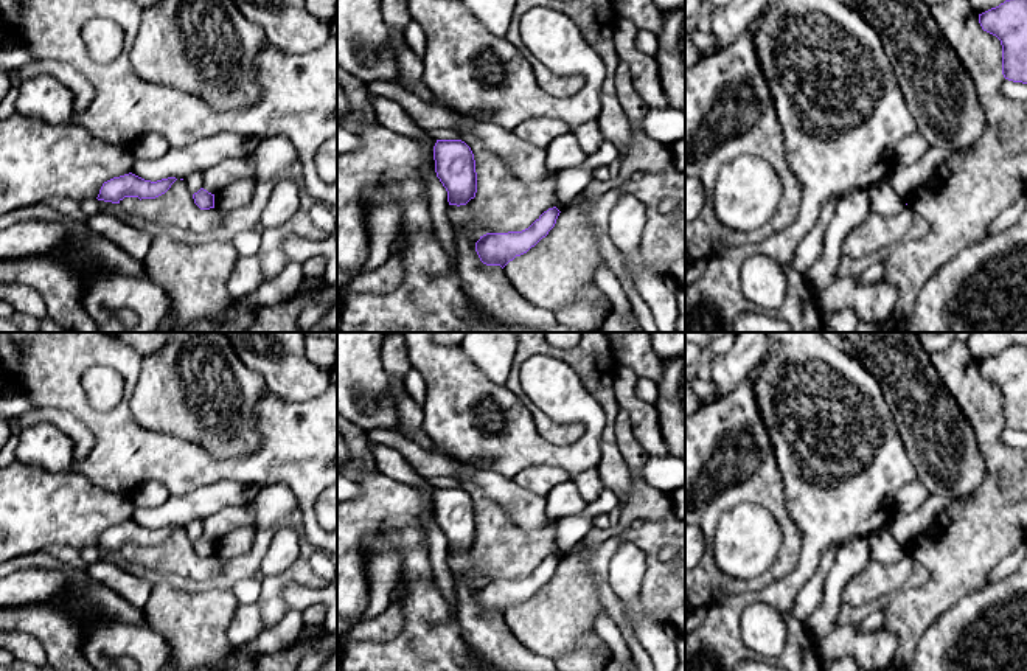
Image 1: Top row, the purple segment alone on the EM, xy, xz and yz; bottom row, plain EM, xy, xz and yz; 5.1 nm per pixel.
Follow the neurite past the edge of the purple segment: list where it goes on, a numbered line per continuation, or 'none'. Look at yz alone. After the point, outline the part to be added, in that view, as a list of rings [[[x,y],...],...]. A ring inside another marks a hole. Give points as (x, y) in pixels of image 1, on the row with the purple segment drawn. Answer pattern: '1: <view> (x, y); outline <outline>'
none

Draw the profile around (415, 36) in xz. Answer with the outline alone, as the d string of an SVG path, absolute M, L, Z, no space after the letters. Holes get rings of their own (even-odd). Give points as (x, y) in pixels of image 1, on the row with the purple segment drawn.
M412 20L406 28L404 37L409 47L412 48L412 51L420 59L423 59L426 54L426 33L423 26L418 22Z

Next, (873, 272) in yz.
M883 259L870 266L867 270L864 270L861 275L858 275L858 283L859 284L870 284L873 281L881 280L884 272L884 262Z

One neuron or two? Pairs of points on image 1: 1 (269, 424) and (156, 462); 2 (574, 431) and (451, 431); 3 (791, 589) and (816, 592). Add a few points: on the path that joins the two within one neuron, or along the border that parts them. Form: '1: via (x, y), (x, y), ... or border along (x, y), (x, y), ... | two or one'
1: via (257, 458), (247, 468), (190, 466) | one
2: border along (525, 406), (547, 440), (572, 443) | two
3: border along (819, 559), (793, 609), (802, 623) | two

